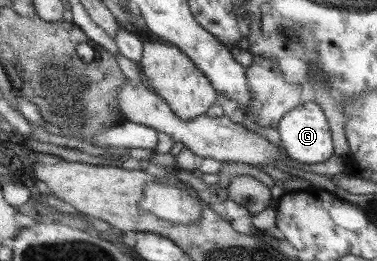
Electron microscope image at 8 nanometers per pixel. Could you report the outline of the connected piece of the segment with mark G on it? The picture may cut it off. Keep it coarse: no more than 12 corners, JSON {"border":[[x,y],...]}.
{"border":[[300,102],[274,127],[280,147],[304,164],[332,156],[328,118]]}

